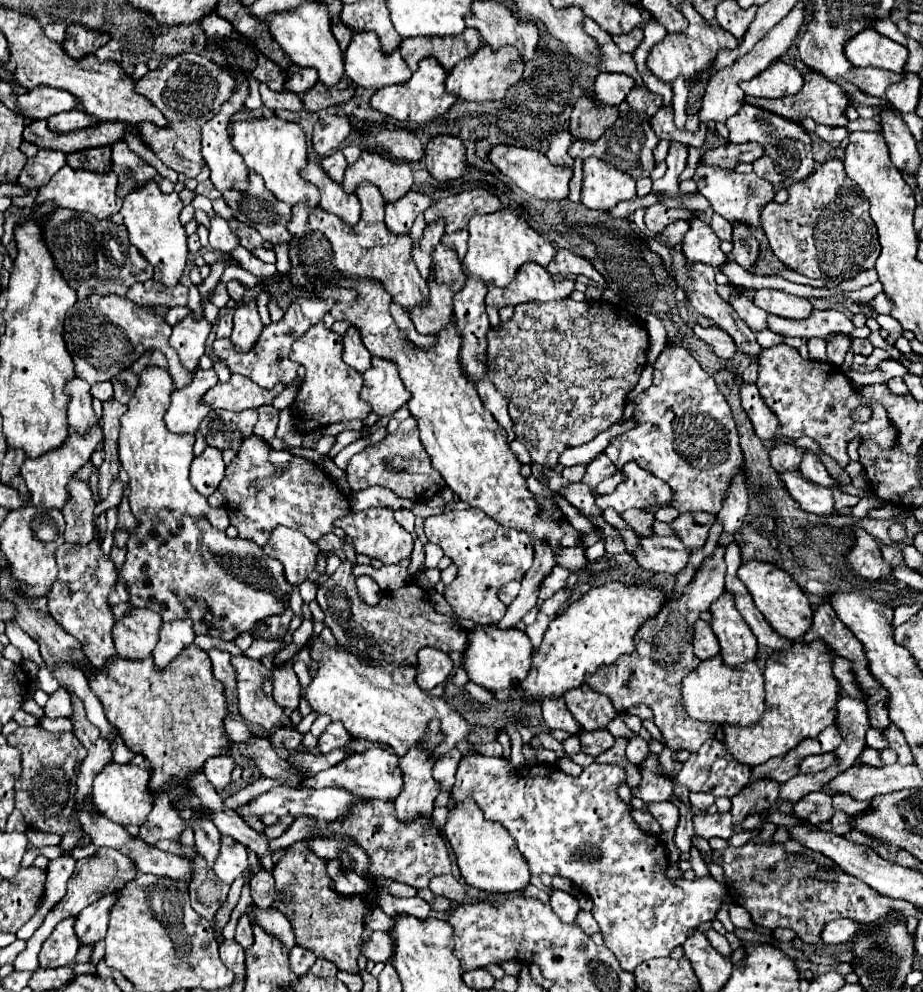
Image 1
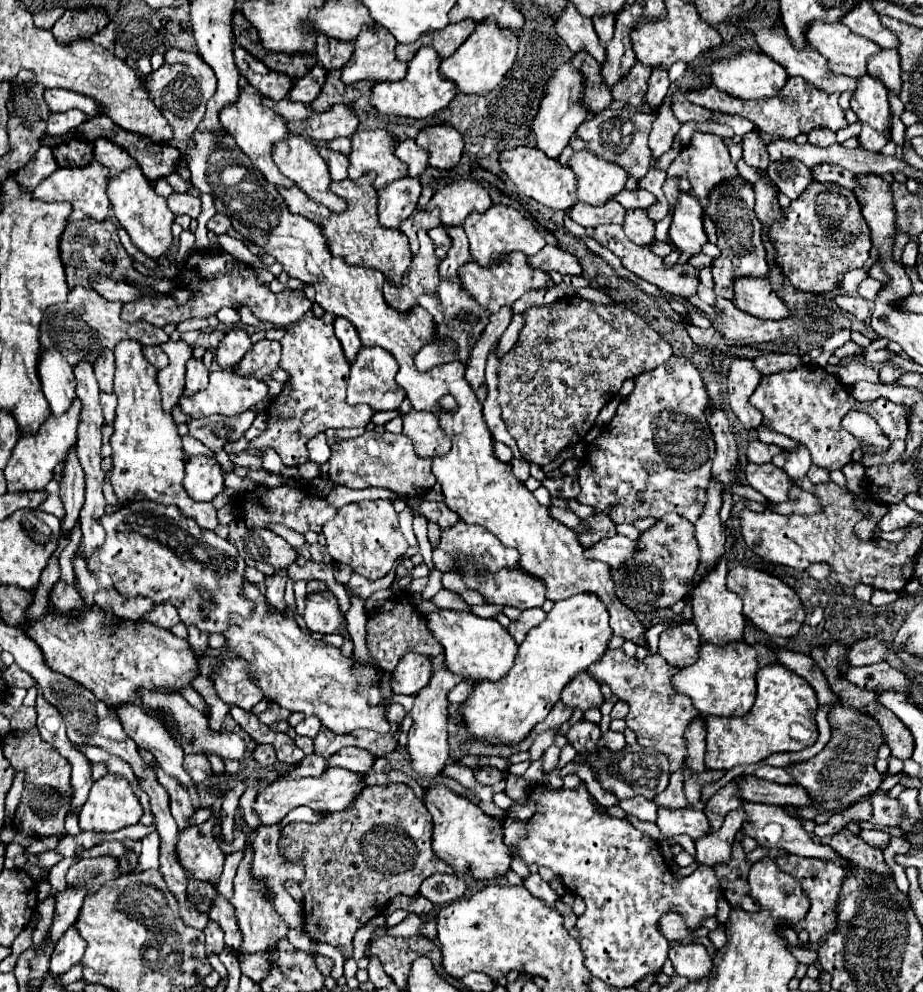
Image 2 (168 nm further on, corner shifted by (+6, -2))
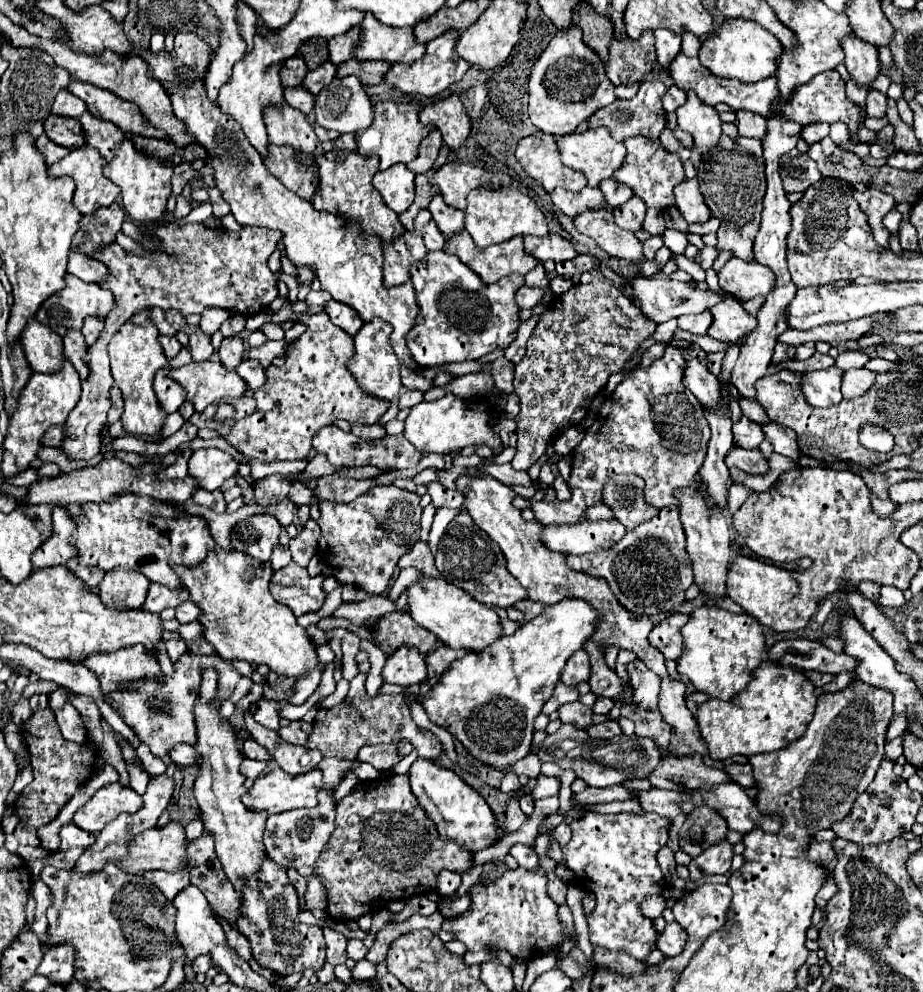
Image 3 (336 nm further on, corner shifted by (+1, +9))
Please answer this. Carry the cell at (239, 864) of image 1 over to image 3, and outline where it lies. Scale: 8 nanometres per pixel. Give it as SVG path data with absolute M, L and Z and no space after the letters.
M169 822L165 828L151 828L131 842L129 856L119 864L125 872L139 874L147 870L177 872L189 868L187 834L179 822Z

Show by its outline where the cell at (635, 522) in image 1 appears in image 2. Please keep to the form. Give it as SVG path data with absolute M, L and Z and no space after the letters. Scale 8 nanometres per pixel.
M592 515L588 519L582 519L584 527L588 529L588 533L578 533L578 541L584 545L584 547L590 547L594 545L596 541L604 539L604 537L610 537L610 535L616 535L616 525L614 521L608 517L608 515Z

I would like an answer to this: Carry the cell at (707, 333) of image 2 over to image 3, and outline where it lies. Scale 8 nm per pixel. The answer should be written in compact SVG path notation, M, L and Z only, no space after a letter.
M709 310L693 316L679 316L679 328L689 330L691 334L707 334L711 324L713 324L713 316Z

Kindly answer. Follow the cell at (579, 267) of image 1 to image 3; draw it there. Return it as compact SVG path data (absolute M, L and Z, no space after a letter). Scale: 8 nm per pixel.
M547 234L543 238L525 236L523 240L525 240L525 250L531 256L535 256L539 262L545 262L545 260L561 262L561 260L573 260L575 256L579 256L575 246L559 234Z

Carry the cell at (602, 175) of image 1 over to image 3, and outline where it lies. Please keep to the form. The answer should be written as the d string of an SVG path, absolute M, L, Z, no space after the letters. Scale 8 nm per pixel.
M593 128L593 130L587 130L583 134L567 134L567 136L561 136L557 140L559 140L557 146L561 152L563 164L567 164L573 170L583 172L587 178L587 186L599 186L601 180L611 178L621 168L621 164L625 160L623 144L615 142L611 138L611 134L607 132L607 128Z

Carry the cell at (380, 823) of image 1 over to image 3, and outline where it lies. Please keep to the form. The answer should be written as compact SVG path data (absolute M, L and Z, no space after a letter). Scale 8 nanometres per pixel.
M383 776L383 778L377 778L377 780L371 780L371 782L359 782L353 792L349 796L345 796L339 804L337 804L337 824L335 824L335 830L331 834L331 838L327 840L317 864L315 864L315 872L319 876L319 880L323 882L325 886L325 892L327 892L327 916L331 920L357 920L359 916L367 914L367 912L377 912L381 908L385 908L387 902L391 900L409 900L411 896L417 896L417 894L427 894L431 890L435 890L435 878L439 874L439 870L447 868L447 870L455 870L455 872L465 872L469 870L471 866L471 858L473 854L459 848L455 842L443 842L439 840L439 834L435 830L435 824L427 818L425 810L419 806L417 798L413 796L411 792L411 786L409 786L409 776Z

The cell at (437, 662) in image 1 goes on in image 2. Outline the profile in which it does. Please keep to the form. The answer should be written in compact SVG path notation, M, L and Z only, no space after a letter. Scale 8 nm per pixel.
M406 653L390 679L392 693L400 695L416 695L420 689L424 689L430 681L432 675L432 665L426 655L416 655L416 653Z

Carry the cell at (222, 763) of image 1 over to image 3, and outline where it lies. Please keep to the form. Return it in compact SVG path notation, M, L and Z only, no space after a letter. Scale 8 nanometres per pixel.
M177 744L175 748L171 748L169 754L177 764L183 764L183 766L193 766L199 760L199 754L197 754L195 746L191 746L191 744Z

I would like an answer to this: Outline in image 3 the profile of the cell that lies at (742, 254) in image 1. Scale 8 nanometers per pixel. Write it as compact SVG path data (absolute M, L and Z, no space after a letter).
M739 138L727 148L715 148L713 156L703 160L697 170L701 192L711 214L721 220L717 232L717 252L731 252L737 258L753 260L753 240L761 224L761 200L765 192L765 172L761 156L761 140Z

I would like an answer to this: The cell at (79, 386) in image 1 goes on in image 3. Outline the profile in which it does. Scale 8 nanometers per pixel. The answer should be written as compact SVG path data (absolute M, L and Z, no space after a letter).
M31 318L21 332L21 346L31 370L55 374L63 368L63 338L51 332L51 328L39 324L35 318Z

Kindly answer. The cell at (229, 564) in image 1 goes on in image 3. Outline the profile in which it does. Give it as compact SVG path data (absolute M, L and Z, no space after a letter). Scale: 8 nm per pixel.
M125 494L113 502L83 504L83 510L85 516L75 518L77 530L71 536L71 544L77 546L79 562L83 566L97 566L103 570L125 566L143 572L151 582L165 584L171 590L181 590L183 582L171 564L201 564L215 548L205 518L189 514L177 504L167 504L149 496Z

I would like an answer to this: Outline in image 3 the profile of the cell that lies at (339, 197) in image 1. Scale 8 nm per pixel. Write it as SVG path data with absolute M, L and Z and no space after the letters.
M287 104L283 108L267 108L265 126L271 144L293 146L293 150L301 154L299 162L303 166L317 166L317 150L321 142L303 112Z

